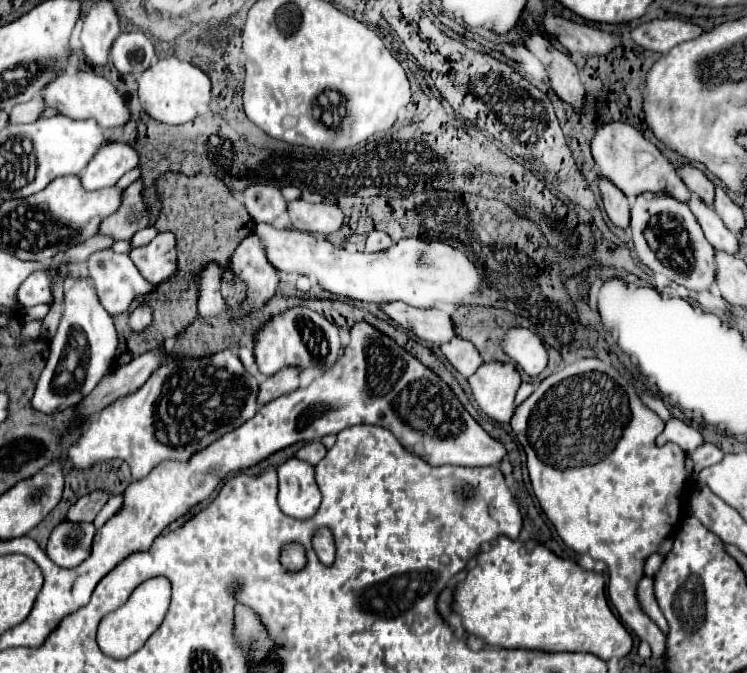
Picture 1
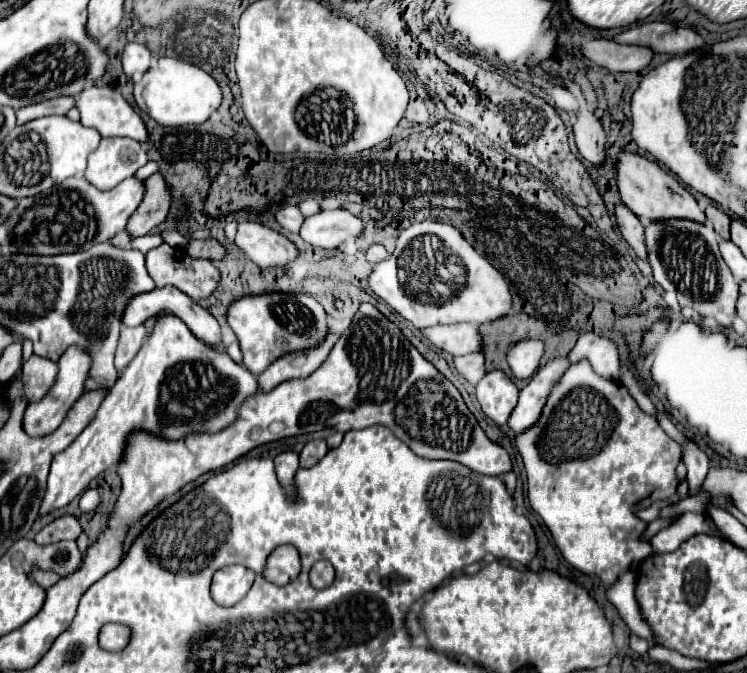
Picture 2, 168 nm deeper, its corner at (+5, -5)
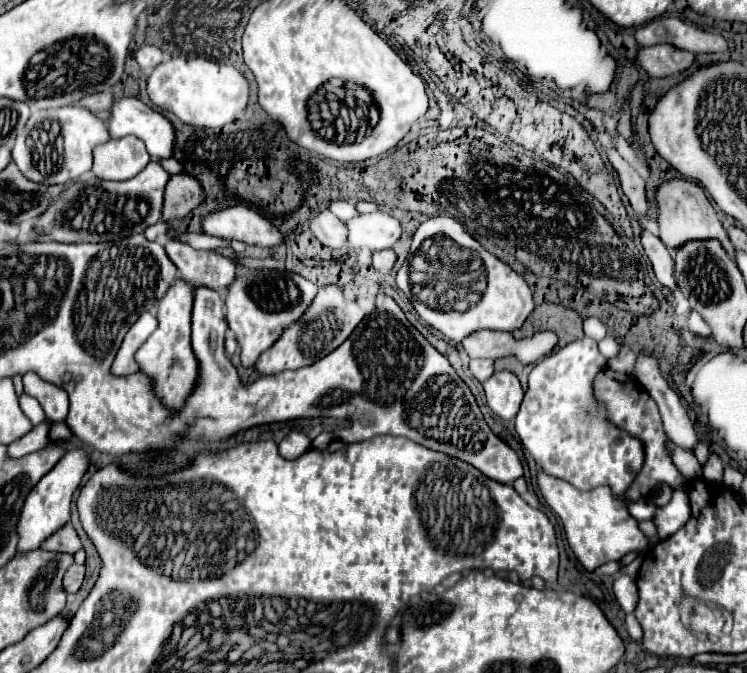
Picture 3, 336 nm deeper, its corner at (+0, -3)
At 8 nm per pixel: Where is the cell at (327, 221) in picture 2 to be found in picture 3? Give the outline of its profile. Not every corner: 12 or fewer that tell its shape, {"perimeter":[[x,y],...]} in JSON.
{"perimeter":[[382,211],[356,215],[344,225],[348,245],[390,249],[400,221]]}

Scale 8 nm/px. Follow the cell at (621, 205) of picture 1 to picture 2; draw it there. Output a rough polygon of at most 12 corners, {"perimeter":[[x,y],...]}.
{"perimeter":[[627,207],[615,217],[625,241],[647,261],[643,225]]}

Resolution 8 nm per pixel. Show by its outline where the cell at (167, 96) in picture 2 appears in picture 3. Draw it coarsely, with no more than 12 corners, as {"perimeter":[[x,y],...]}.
{"perimeter":[[200,57],[148,77],[150,99],[182,123],[218,129],[244,113],[248,81]]}

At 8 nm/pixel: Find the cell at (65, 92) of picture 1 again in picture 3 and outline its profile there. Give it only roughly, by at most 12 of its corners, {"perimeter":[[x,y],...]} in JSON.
{"perimeter":[[136,97],[116,99],[112,139],[134,135],[152,159],[172,155],[174,129]]}

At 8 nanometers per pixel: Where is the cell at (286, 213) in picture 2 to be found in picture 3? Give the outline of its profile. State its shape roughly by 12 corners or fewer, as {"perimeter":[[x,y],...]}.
{"perimeter":[[330,211],[316,213],[310,231],[328,247],[346,243],[342,221]]}

